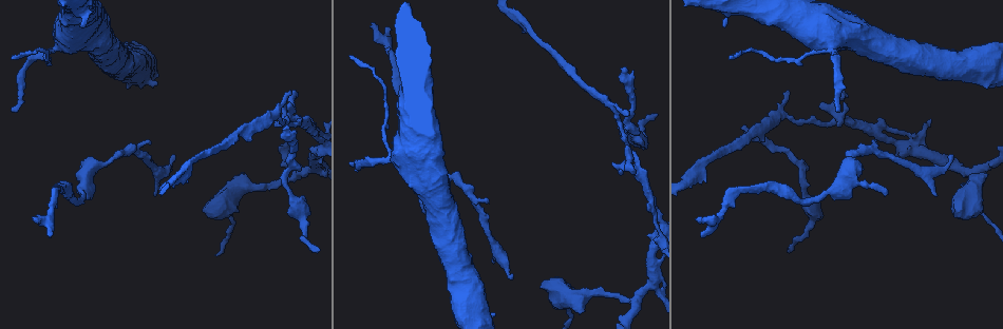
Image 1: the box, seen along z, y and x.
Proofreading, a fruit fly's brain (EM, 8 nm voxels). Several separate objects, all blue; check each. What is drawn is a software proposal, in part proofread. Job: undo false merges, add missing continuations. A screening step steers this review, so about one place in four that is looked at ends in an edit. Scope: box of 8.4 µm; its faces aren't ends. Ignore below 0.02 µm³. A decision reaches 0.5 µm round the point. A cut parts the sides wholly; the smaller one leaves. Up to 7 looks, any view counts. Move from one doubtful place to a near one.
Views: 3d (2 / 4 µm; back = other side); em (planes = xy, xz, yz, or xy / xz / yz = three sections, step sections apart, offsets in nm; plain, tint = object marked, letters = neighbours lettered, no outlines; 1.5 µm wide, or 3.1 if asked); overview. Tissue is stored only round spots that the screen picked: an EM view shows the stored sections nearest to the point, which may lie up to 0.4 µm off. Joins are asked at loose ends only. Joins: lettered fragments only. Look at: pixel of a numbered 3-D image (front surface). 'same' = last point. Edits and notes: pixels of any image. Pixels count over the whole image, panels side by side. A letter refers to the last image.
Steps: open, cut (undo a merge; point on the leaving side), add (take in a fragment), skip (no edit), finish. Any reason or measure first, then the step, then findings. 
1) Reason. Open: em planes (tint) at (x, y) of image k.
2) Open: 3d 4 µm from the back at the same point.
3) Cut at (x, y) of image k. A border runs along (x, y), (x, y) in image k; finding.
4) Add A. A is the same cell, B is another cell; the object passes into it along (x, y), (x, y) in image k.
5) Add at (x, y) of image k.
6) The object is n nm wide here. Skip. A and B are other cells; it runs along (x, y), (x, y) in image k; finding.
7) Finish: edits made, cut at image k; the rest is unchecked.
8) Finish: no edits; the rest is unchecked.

Open: em planes (tint) at (832, 43) of image 1.

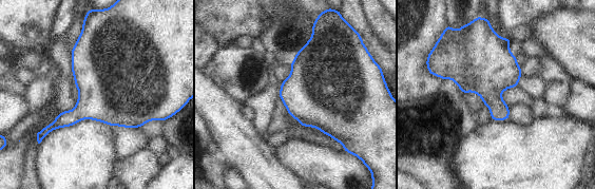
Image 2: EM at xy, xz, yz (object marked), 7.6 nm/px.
Open: em planes (letters) at the same point.

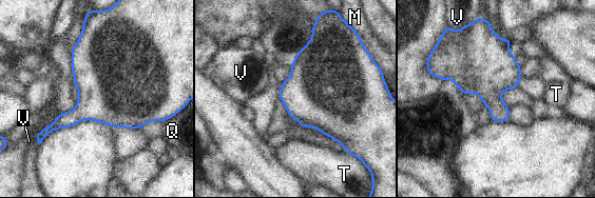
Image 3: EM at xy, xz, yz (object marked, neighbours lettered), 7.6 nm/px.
The longest contact is with M, 340 nm. Skip. M, Q, T and V are other cells; a border runs along (343, 151), (360, 159) in image 3; one neuron here.

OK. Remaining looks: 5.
Thin end. Open: em yz step 4 (letters) at (885, 195) of image 1.

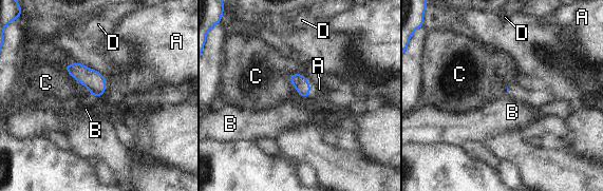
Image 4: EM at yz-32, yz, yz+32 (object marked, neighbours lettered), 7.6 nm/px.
The longest contact is with C, 300 nm. Skip. A, B, C and D are other cells; a border runs along (106, 79), (105, 92), (92, 96) in image 4; none of them fits.

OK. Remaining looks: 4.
Thin end. Open: 3d 4 µm at (48, 235) of image 1.

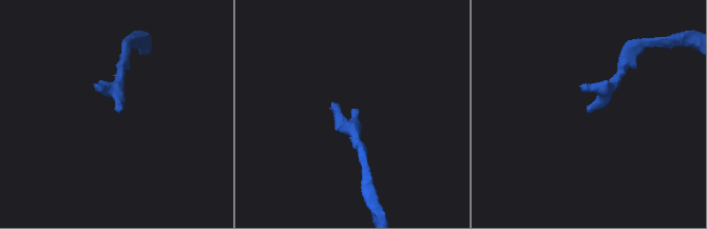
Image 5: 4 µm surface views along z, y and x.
Open: em xy step 4 (tint) at (117, 112) of image 5.

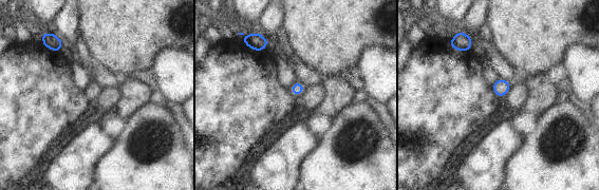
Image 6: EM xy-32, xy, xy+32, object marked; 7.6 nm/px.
Open: em planes (letters) at the same point.

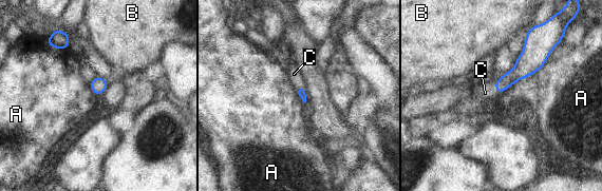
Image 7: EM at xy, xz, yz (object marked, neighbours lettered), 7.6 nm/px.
Add C. C is the same cell, A and B are other cells; the object passes into it along (522, 69), (495, 88), (485, 93) in image 7; it goes on there.

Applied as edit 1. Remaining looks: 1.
Finish: edits made, add at image 7; the rest is unchecked.

